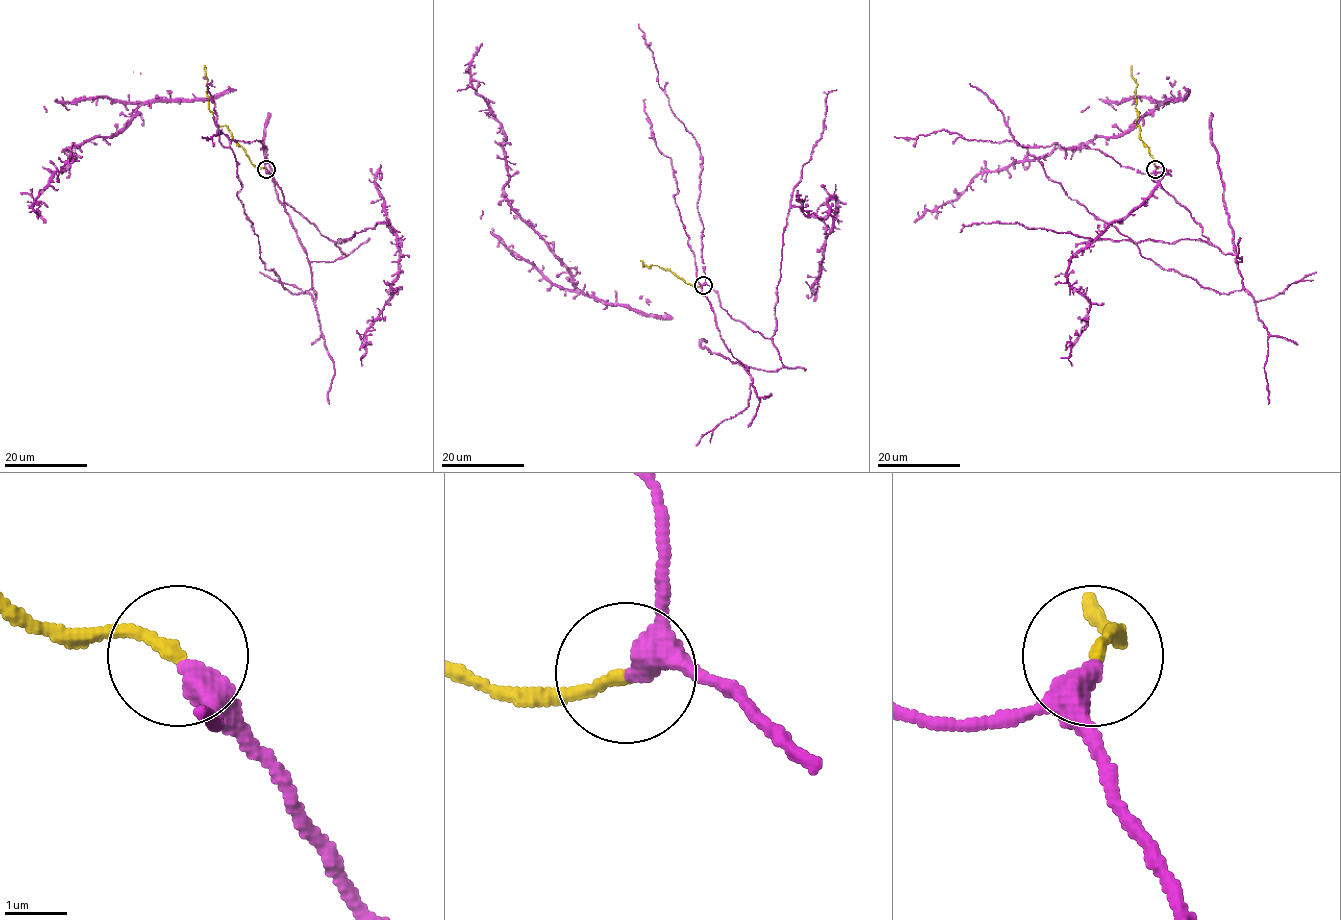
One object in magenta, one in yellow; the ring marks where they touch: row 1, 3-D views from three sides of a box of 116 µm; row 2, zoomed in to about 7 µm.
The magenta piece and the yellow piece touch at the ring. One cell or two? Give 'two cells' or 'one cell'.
one cell

